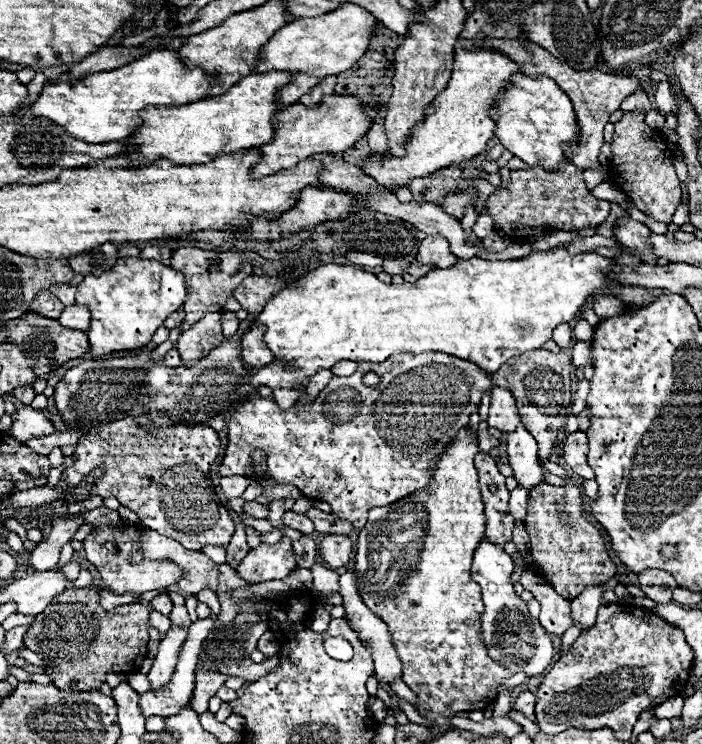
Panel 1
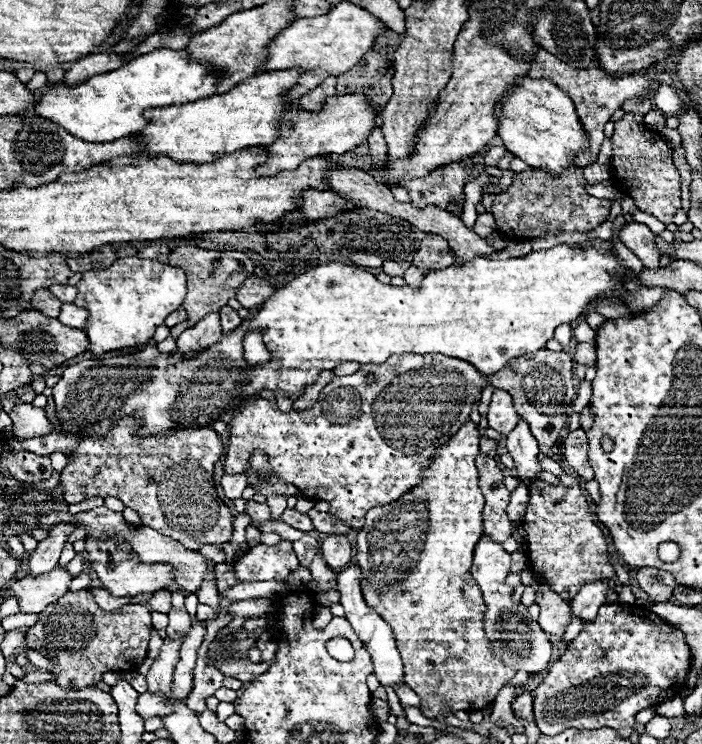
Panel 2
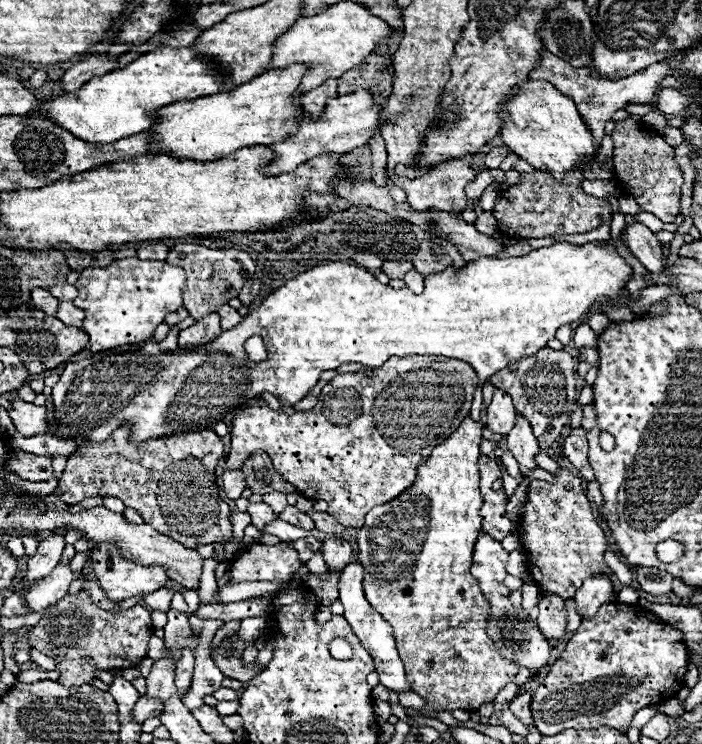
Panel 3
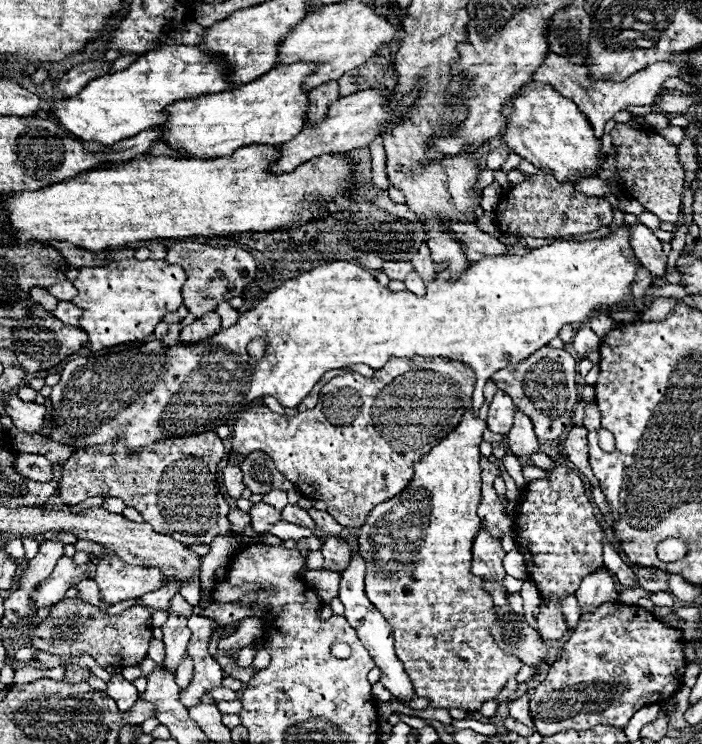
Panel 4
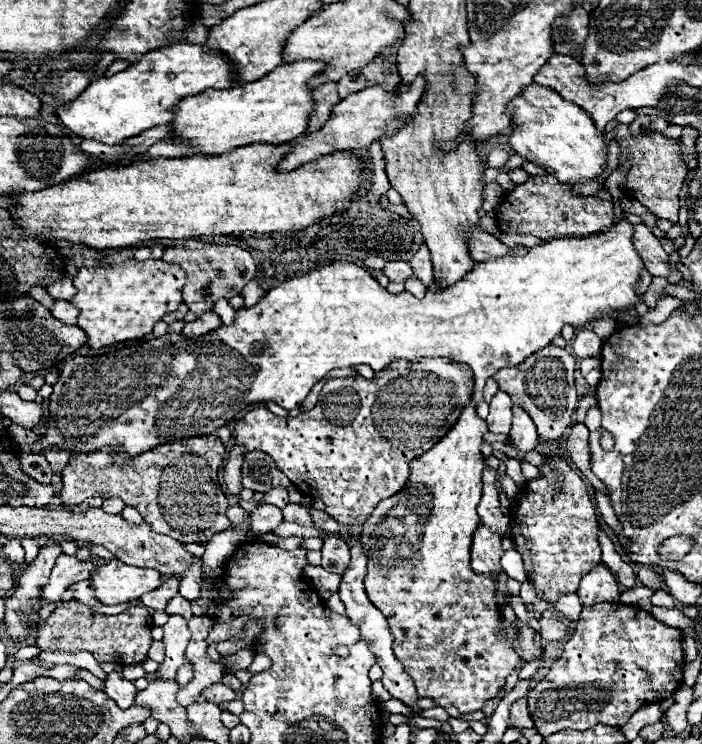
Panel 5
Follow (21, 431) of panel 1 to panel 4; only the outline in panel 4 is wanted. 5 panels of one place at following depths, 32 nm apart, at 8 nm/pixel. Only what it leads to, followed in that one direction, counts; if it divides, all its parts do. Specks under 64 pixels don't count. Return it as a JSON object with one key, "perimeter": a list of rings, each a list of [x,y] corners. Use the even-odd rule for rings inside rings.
{"perimeter":[[[8,394],[2,398],[6,414],[12,422],[24,432],[40,432],[44,424],[44,406],[34,402],[22,402],[16,394]]]}

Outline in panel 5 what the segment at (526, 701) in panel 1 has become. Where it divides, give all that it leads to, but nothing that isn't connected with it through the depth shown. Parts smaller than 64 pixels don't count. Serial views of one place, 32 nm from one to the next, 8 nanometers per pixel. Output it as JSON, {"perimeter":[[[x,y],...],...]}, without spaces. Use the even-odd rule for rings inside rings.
{"perimeter":[[[520,698],[512,704],[510,708],[510,720],[514,726],[522,726],[522,728],[534,728],[532,724],[532,718],[528,714],[528,704],[526,704],[526,698]]]}

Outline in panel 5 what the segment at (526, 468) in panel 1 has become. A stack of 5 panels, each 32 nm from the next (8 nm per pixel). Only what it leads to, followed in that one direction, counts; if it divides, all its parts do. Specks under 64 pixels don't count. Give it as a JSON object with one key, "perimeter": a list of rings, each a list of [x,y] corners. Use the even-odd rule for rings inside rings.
{"perimeter":[[[518,404],[512,406],[512,412],[514,412],[514,420],[512,420],[512,432],[510,432],[510,444],[516,448],[516,450],[522,450],[522,452],[530,452],[536,448],[536,426],[532,422],[532,418],[528,416],[528,412],[524,412]]]}

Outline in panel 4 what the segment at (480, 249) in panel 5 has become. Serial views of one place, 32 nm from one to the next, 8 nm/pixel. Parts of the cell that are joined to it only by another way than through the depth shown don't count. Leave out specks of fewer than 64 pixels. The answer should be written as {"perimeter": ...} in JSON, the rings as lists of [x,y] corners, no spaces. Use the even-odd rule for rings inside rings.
{"perimeter":[[[452,224],[452,230],[456,232],[456,238],[464,244],[466,258],[472,262],[502,256],[508,252],[508,246],[498,242],[494,236],[478,230],[476,224]]]}

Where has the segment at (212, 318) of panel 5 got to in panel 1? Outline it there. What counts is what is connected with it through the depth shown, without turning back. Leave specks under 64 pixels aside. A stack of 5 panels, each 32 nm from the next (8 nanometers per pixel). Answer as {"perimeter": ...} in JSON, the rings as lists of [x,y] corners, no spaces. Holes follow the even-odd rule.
{"perimeter":[[[210,312],[198,320],[192,328],[184,330],[178,338],[178,352],[184,364],[194,364],[200,356],[208,354],[216,344],[224,340],[220,312]]]}

